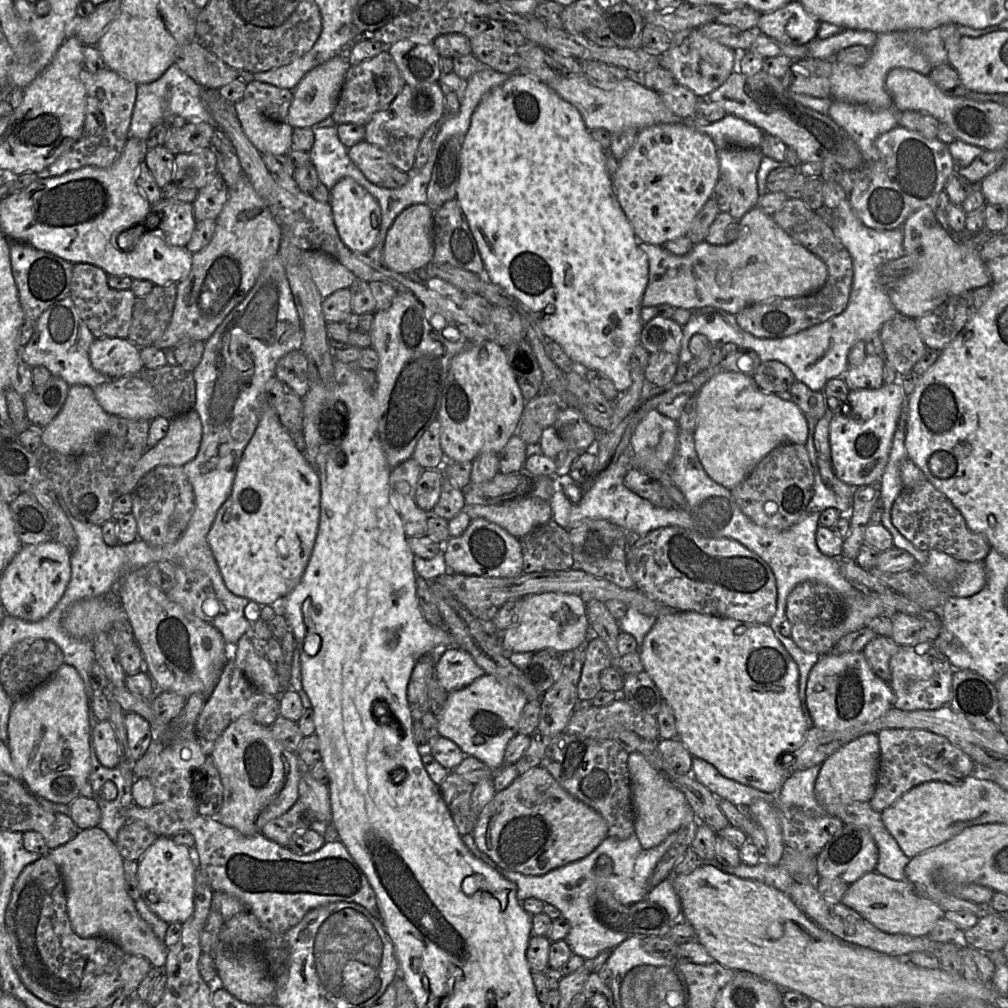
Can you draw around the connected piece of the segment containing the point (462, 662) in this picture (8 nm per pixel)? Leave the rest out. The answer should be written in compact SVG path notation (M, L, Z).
M448 648L436 658L435 678L448 693L470 685L484 674L473 657L462 649Z

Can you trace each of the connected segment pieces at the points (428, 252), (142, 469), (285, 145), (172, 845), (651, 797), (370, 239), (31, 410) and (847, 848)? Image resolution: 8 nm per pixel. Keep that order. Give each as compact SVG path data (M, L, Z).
M425 203L412 205L397 216L386 235L382 255L385 267L404 275L425 268L432 261L433 214L434 211Z
M191 409L187 413L170 420L166 436L156 446L147 448L133 470L125 477L118 489L118 494L132 494L142 478L157 466L184 466L193 460L200 448L202 440L202 423L198 412Z
M247 100L236 102L234 107L244 134L261 154L288 154L292 148L292 126L267 118Z
M159 836L138 860L139 890L146 906L168 924L187 922L194 913L195 869L189 847L176 844L171 837Z
M638 751L629 754L628 770L634 810L634 833L643 848L659 845L670 834L695 819L685 795L667 782Z
M345 177L330 190L330 205L341 241L355 252L368 253L378 242L381 209L377 200L354 179Z
M54 375L43 385L34 385L23 397L31 426L40 430L46 427L62 409L69 388L63 378Z
M844 824L842 830L834 835L834 837L823 847L822 851L816 857L816 869L819 878L840 880L851 885L866 873L875 871L877 862L878 849L871 833L867 829Z

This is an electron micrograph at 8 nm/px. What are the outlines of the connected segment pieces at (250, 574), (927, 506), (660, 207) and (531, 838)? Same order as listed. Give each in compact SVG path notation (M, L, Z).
M268 396L263 401L259 424L240 459L232 491L219 508L208 533L208 543L219 566L226 587L235 595L244 597L257 605L271 605L277 599L286 597L301 581L315 545L320 520L320 478L317 471L306 460L304 453L295 445L288 431L281 424L276 410L271 406Z
M931 482L903 487L893 503L891 519L897 530L916 548L944 552L961 562L983 561L990 552L988 541L971 531L961 512Z
M684 123L656 124L641 130L637 135L634 146L626 153L623 158L618 160L618 168L615 173L614 180L614 192L627 220L629 221L634 231L636 238L645 243L662 246L669 240L673 240L686 235L696 215L702 209L707 200L712 197L713 190L719 177L720 165L718 159L718 148L710 136L699 132Z
M537 766L494 794L472 834L478 849L502 869L543 875L589 855L608 837L608 828L595 809L572 796L545 768Z

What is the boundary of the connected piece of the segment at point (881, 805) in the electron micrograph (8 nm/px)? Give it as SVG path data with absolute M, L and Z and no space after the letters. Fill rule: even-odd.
M885 728L877 733L880 759L877 784L871 807L883 812L900 796L927 781L959 783L975 772L975 763L944 736L924 729Z

